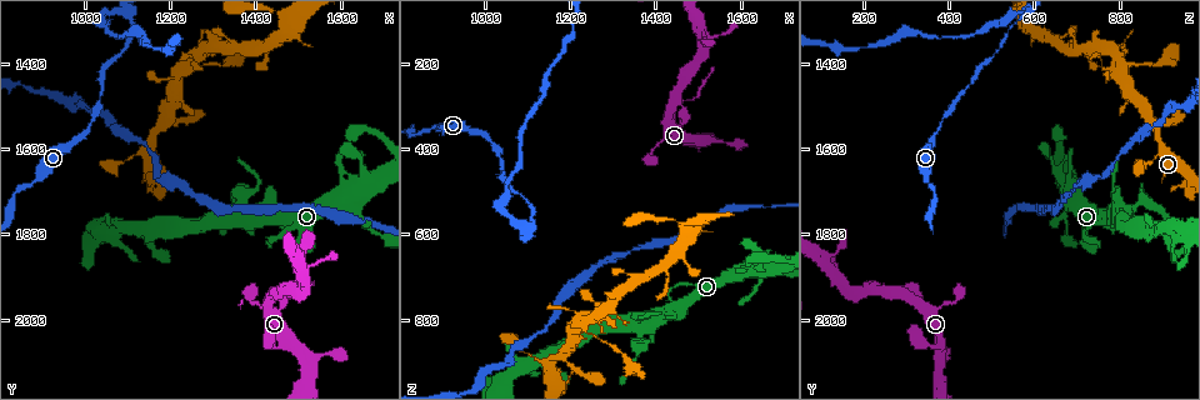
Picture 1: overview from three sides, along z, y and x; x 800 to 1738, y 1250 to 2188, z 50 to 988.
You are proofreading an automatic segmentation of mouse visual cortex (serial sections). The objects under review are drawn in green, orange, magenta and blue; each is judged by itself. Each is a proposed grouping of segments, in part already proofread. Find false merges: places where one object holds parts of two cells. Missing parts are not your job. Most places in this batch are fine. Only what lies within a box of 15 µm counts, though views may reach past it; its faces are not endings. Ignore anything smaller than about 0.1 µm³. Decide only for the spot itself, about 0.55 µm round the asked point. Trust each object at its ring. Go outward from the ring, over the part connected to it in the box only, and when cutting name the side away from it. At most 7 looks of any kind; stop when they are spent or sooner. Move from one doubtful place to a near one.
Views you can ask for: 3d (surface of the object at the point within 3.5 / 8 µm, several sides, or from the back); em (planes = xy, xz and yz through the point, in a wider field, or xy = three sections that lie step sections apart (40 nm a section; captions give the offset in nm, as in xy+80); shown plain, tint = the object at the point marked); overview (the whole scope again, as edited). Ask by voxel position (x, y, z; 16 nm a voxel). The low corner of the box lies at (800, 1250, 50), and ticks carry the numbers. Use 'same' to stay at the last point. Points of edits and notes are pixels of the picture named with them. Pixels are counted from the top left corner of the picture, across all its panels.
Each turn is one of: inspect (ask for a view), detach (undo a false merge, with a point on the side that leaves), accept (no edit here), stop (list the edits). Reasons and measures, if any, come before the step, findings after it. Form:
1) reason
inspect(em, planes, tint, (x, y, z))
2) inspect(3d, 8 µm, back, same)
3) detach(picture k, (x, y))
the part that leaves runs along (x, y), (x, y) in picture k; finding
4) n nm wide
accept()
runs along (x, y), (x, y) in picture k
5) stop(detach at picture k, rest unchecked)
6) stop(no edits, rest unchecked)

inspect(3d, 3.5 µm, back, (1225, 1405, 810))

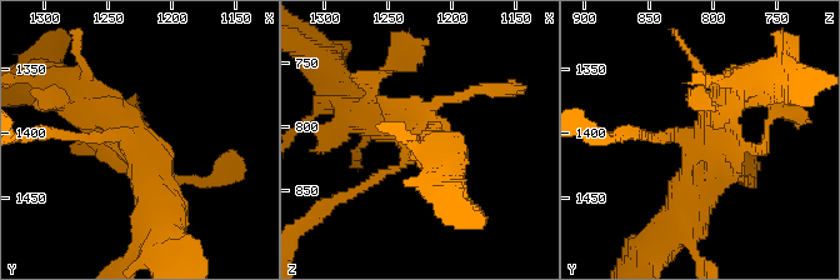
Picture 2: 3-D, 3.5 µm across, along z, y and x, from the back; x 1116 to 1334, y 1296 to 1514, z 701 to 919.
inspect(em, xy, step 3, tint, (1228, 1406, 810))

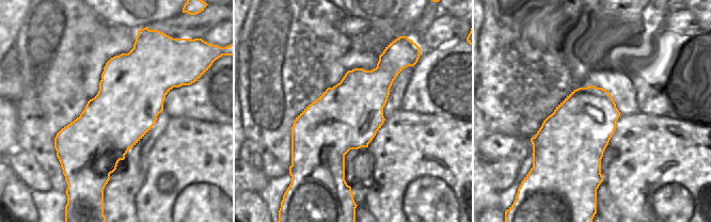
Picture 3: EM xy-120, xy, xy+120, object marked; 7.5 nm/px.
500 nm wide
accept()
runs along (163, 215), (155, 161), (79, 93) in picture 2; continuous, no second cell

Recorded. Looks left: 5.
branch point
inspect(3d, 3.5 µm, (1475, 1315, 600))

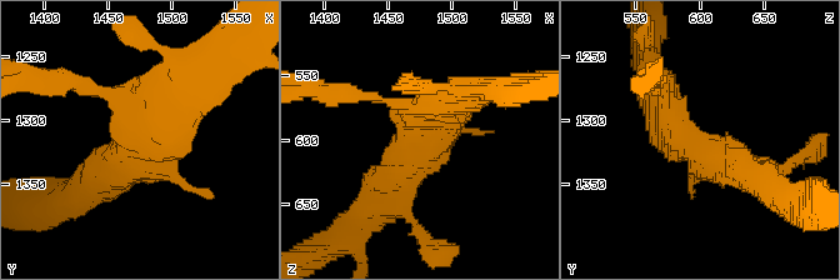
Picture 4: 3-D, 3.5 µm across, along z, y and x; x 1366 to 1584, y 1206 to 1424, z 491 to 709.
inspect(em, xy, step 2, tint, (1472, 1322, 596))

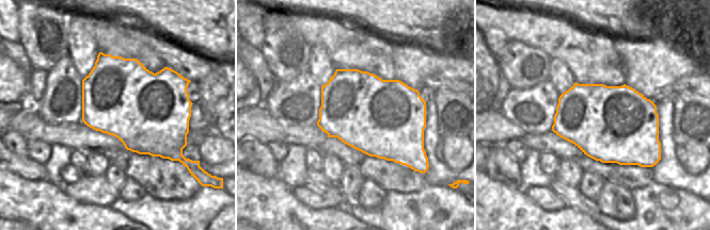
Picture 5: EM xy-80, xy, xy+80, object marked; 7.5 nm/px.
600 nm wide
accept()
runs along (383, 195), (418, 135), (464, 93) in picture 4; one cell here

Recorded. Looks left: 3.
thick turns thin
inspect(3d, 3.5 µm, (1625, 1740, 675))

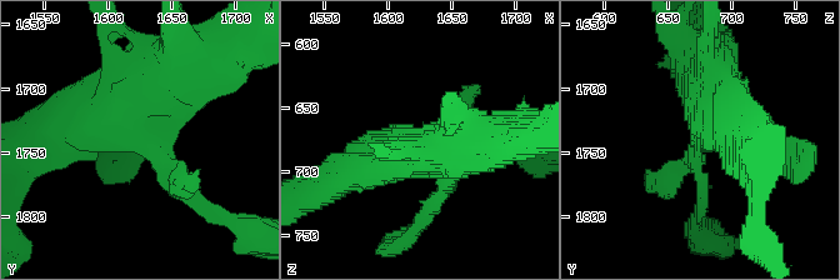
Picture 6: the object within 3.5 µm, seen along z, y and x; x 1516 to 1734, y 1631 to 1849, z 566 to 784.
shape alone is not enough
inspect(em, xy, step 1, tint, (1626, 1740, 676))

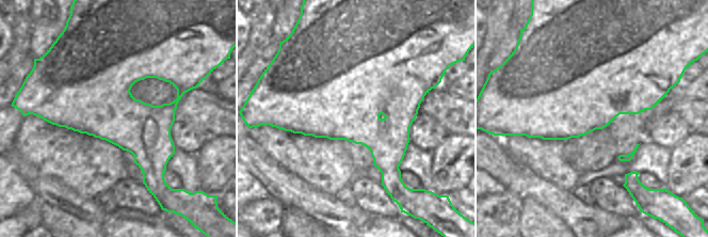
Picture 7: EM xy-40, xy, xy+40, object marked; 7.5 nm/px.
inspect(em, planes, tint, same)

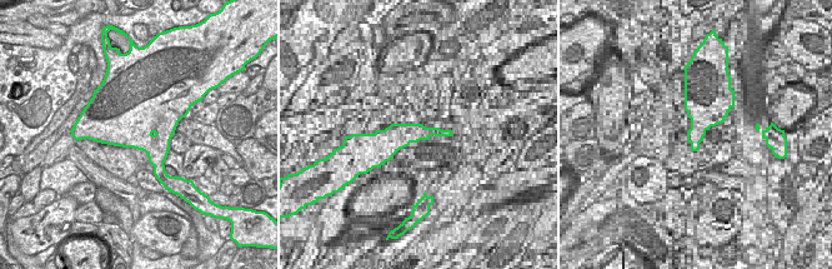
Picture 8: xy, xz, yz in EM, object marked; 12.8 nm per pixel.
accept()
one cell here

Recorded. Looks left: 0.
stop(no edits, rest unchecked)

